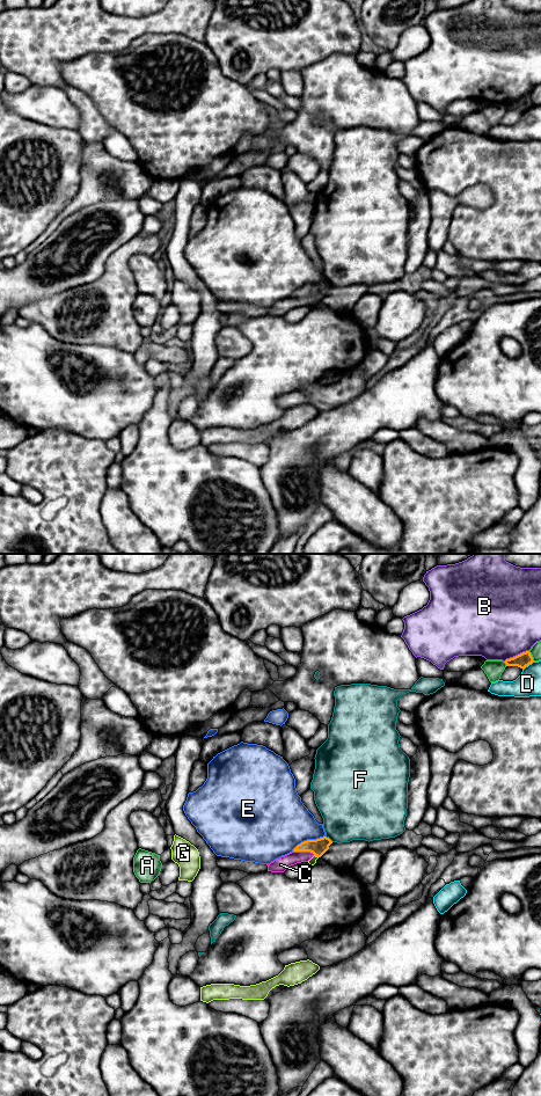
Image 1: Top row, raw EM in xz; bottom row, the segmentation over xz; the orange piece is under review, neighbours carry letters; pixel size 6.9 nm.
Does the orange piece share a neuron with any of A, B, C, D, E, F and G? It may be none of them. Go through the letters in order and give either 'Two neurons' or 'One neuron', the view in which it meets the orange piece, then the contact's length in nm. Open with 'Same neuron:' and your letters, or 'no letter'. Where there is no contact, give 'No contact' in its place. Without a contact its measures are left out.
Same neuron: C
A: Two neurons. Touches orange in xz. Shared border 80 nm
B: Two neurons. Touches orange in xz. Shared border 190 nm
C: One neuron. Touches orange in xz. Shared border 150 nm
D: Two neurons. Touches orange in xz. Shared border 100 nm
E: Two neurons. Touches orange in xz. Shared border 260 nm
F: Two neurons. Touches orange in xz. Shared border 70 nm
G: Two neurons. Touches orange in xz. Shared border 40 nm

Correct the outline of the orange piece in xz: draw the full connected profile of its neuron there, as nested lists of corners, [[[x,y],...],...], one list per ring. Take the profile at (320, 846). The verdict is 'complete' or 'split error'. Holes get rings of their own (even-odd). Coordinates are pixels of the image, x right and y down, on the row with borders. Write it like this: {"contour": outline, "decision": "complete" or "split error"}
{"contour": [[[327,838],[316,840],[307,840],[298,845],[292,853],[282,856],[268,865],[268,871],[284,872],[288,867],[301,862],[308,862],[314,855],[321,857],[328,849],[332,841]]], "decision": "split error"}

